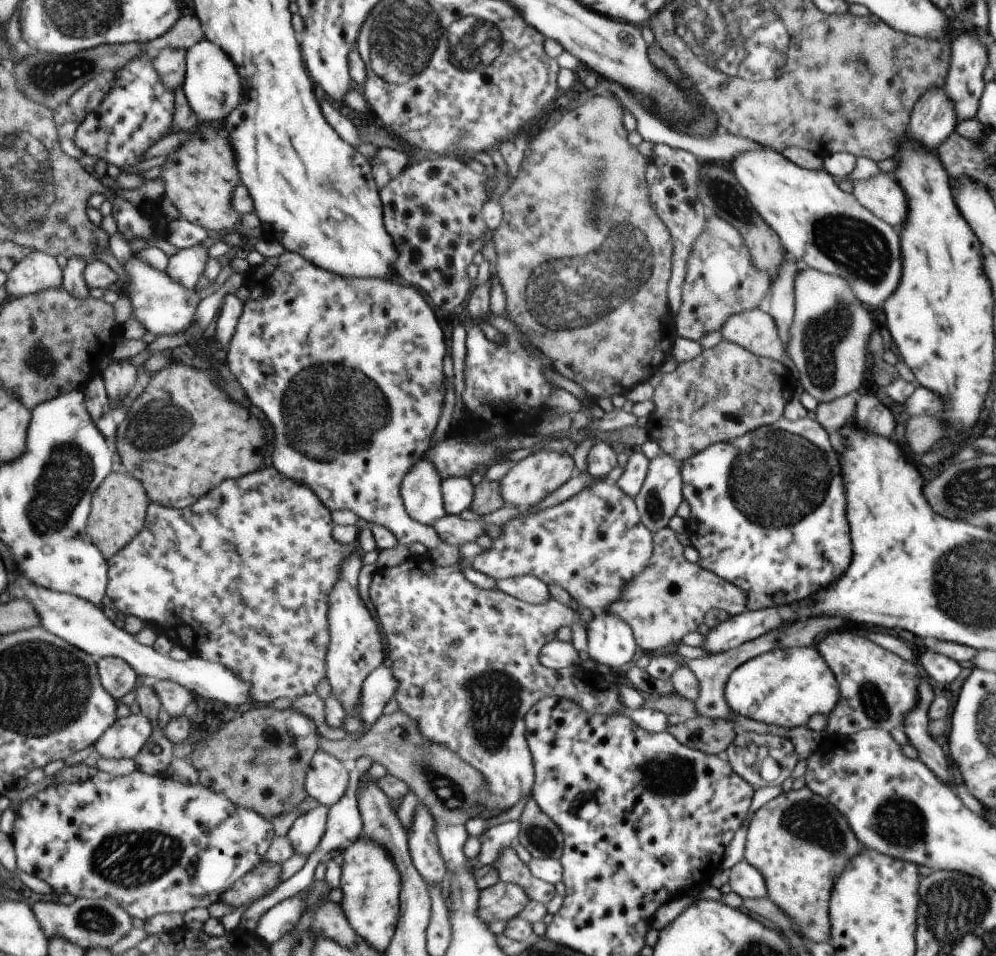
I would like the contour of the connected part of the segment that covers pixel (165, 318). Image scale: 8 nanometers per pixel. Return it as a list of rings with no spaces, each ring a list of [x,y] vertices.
[[[131,254],[131,257],[122,264],[125,270],[125,275],[128,280],[128,294],[131,298],[131,303],[134,309],[134,316],[139,323],[144,325],[145,331],[156,337],[160,336],[175,336],[175,334],[185,334],[193,328],[195,318],[197,318],[197,306],[201,302],[201,296],[197,294],[195,289],[189,289],[178,281],[172,278],[167,271],[158,270],[142,259],[139,255]]]

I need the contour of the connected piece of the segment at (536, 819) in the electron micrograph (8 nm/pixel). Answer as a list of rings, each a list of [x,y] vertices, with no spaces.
[[[532,799],[525,802],[517,822],[519,831],[516,842],[529,852],[531,859],[561,857],[562,833]]]

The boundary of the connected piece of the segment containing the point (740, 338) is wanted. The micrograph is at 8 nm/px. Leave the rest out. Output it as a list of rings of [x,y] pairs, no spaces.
[[[757,307],[728,317],[718,332],[722,341],[737,344],[753,355],[780,361],[793,370],[794,365],[785,352],[784,344],[780,342],[775,320]]]

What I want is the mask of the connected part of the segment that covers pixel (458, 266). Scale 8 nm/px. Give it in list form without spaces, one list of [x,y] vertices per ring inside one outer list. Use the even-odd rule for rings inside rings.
[[[437,157],[435,160],[419,160],[416,163],[409,160],[408,166],[399,174],[396,178],[389,180],[387,184],[381,187],[379,196],[380,204],[383,211],[384,230],[388,232],[389,237],[392,239],[392,246],[396,248],[397,257],[392,263],[393,280],[401,282],[406,285],[415,286],[418,290],[424,291],[429,296],[429,301],[433,306],[441,308],[441,310],[453,310],[455,306],[459,306],[465,298],[465,294],[469,292],[469,278],[467,278],[467,272],[465,268],[469,266],[471,258],[475,252],[479,252],[481,248],[481,234],[485,232],[485,224],[481,220],[481,206],[483,206],[483,200],[485,200],[484,184],[486,183],[486,176],[481,174],[475,174],[473,170],[469,170],[465,164],[461,164],[459,160],[455,160],[455,157]]]

